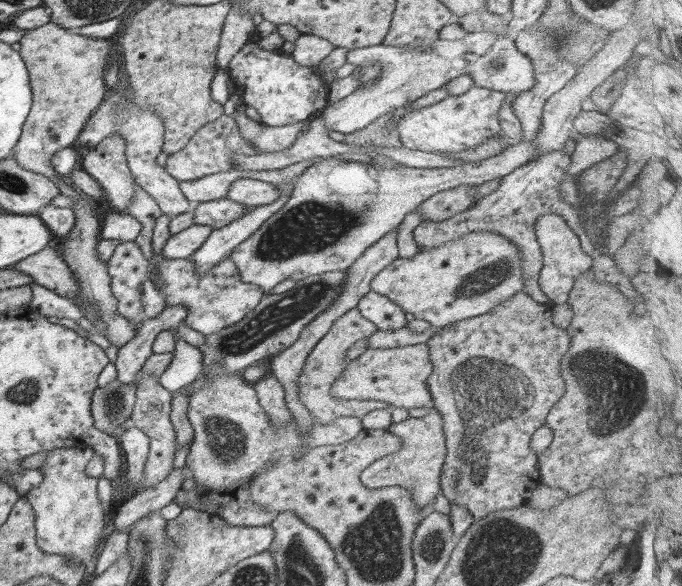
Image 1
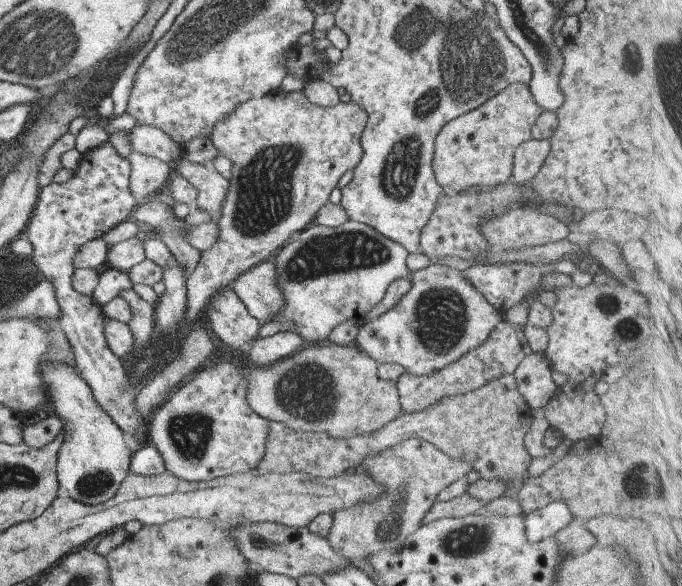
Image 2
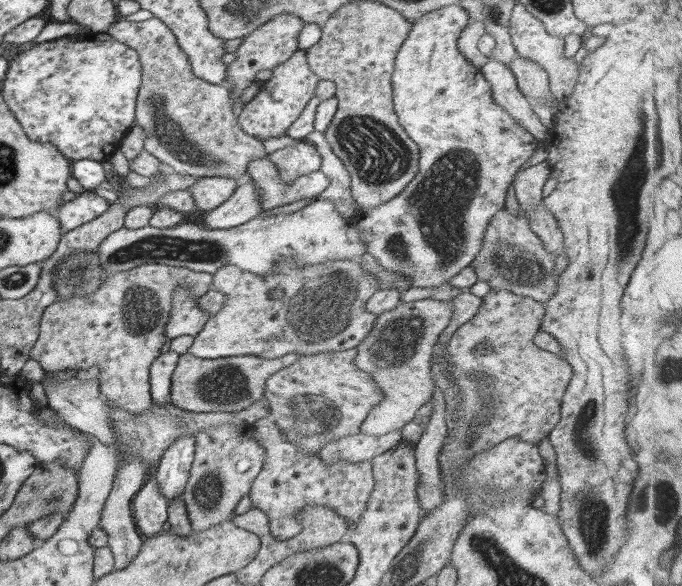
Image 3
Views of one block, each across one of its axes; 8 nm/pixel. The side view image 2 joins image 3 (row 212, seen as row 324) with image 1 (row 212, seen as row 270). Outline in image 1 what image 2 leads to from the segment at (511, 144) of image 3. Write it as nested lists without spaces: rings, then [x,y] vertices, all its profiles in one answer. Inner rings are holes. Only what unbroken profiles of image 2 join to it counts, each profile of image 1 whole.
[[[459,185],[426,198],[418,205],[417,212],[424,222],[435,223],[457,215],[474,202],[472,185]]]

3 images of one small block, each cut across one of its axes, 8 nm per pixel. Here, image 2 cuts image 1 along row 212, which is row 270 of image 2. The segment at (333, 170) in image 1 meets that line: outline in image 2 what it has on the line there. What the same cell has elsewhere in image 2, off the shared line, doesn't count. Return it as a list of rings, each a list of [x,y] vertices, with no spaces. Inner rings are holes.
[[[347,220],[336,227],[309,224],[287,240],[271,258],[275,269],[274,281],[283,299],[276,321],[292,322],[294,327],[289,331],[299,335],[305,345],[323,342],[339,323],[345,320],[361,322],[365,319],[367,312],[383,298],[385,289],[395,279],[411,277],[405,264],[407,254],[400,244],[357,221]]]

